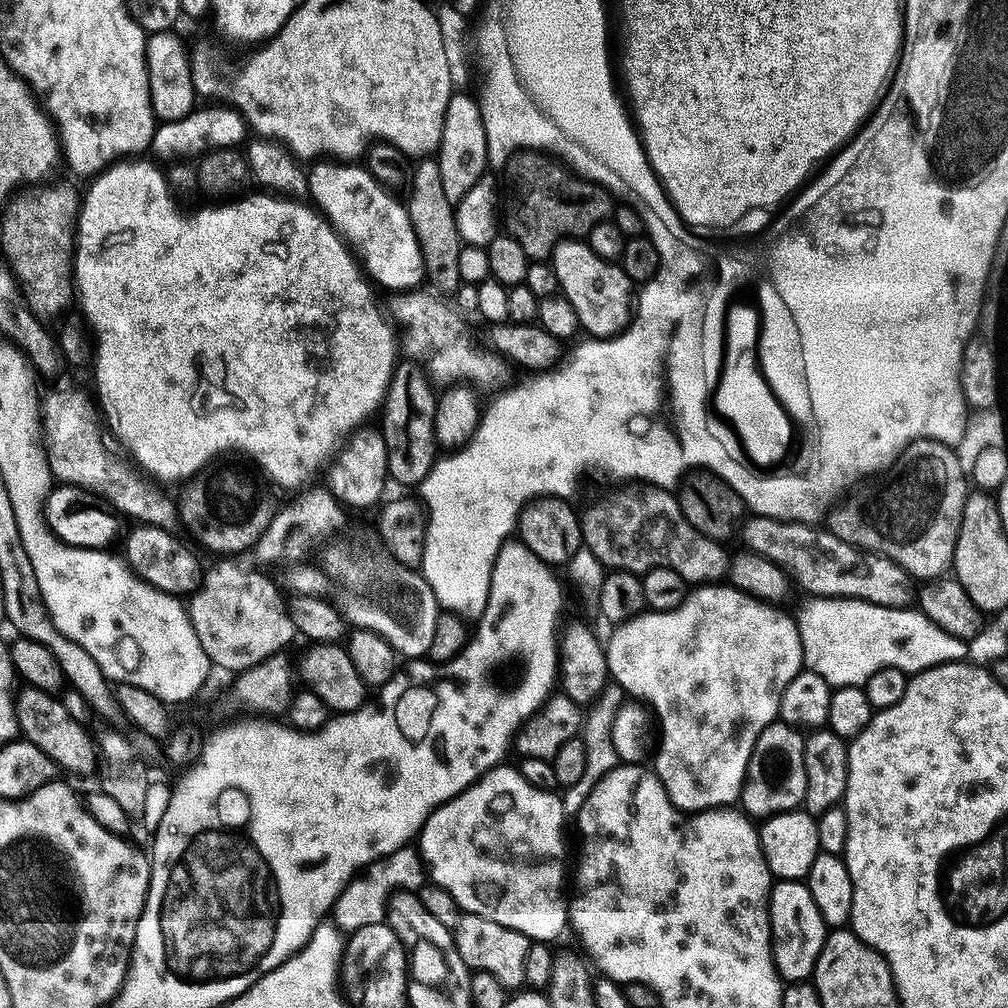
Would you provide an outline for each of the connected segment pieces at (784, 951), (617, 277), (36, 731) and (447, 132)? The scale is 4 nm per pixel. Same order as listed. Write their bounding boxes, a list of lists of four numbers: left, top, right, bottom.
[[768,880,830,982],[550,238,634,338],[14,686,98,773],[438,90,490,206]]

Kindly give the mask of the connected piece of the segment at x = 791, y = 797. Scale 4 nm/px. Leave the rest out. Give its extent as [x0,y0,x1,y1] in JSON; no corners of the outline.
[739,722,806,818]

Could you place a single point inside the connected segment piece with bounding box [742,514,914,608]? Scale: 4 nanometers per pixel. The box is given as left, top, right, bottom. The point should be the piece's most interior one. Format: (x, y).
(813, 558)

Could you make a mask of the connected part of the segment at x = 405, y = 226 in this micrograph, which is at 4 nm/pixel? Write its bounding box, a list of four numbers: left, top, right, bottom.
[307,162,426,290]

